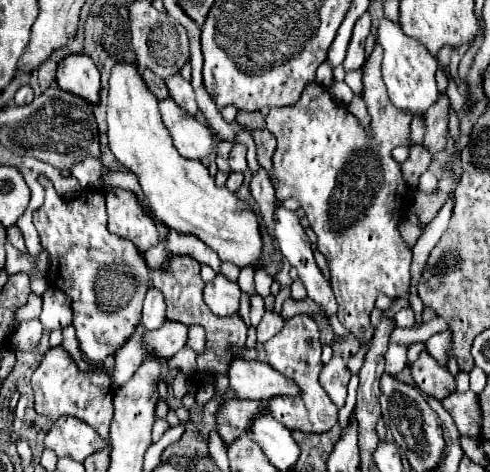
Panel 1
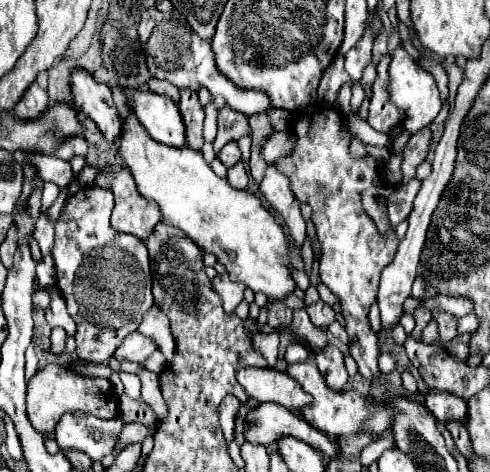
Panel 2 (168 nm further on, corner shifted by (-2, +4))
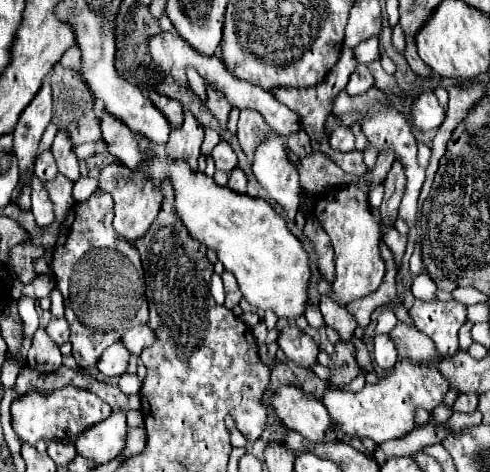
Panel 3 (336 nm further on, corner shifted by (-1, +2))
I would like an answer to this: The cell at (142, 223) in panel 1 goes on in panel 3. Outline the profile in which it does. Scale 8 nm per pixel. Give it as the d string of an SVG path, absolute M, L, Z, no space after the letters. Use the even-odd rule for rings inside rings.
M113 163L111 167L107 167L101 173L101 189L107 191L113 201L115 201L115 219L113 219L113 227L115 231L127 239L129 243L133 243L135 239L139 239L143 233L147 233L147 229L151 227L151 223L155 221L159 209L161 209L161 199L163 195L155 189L153 181L147 177L145 171L141 169L127 169L121 163Z

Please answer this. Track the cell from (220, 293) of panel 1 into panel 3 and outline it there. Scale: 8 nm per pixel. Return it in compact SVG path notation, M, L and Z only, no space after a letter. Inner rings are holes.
M225 271L221 277L223 277L223 285L225 285L225 307L233 309L235 305L239 305L243 295L239 293L239 285L237 285L237 281L235 281L235 277L231 273Z

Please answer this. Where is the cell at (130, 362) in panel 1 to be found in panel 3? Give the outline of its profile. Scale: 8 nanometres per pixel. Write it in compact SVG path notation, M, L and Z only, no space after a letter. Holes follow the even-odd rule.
M124 373L120 376L118 385L123 393L131 395L139 393L142 382L136 374Z

